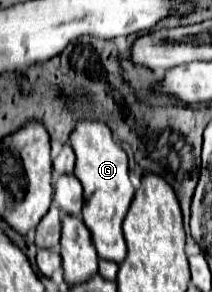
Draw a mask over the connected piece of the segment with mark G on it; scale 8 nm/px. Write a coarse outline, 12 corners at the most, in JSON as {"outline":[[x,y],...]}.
{"outline":[[108,124],[70,134],[96,252],[122,264],[134,198],[128,156]]}

